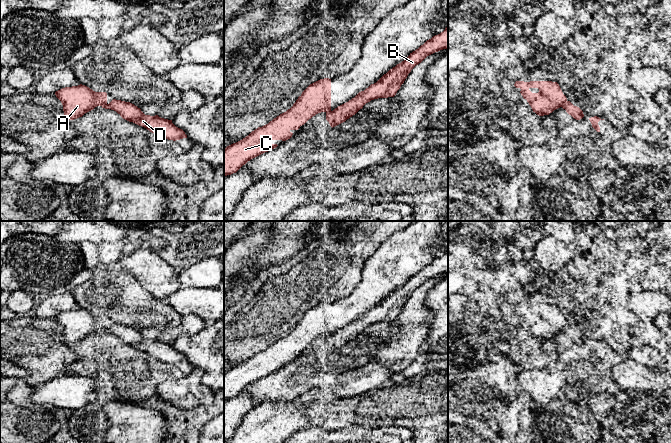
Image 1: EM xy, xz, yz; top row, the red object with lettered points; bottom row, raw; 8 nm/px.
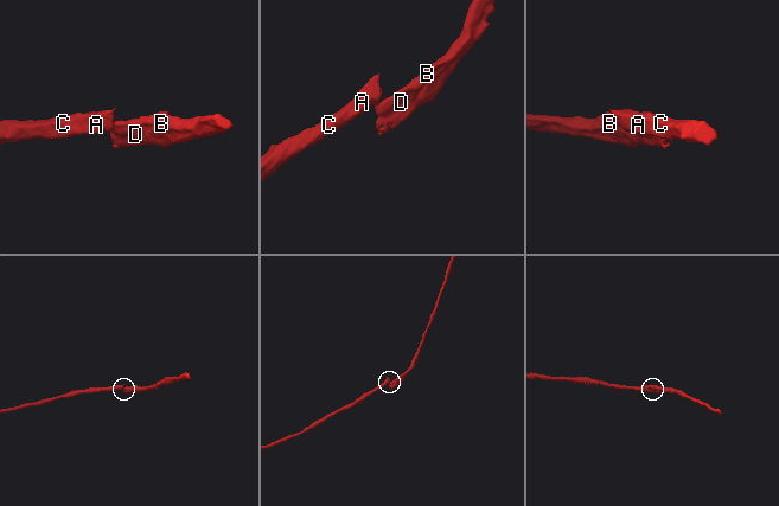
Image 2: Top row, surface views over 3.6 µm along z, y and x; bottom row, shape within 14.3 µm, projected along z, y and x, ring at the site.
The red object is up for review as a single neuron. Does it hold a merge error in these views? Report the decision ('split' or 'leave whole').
split

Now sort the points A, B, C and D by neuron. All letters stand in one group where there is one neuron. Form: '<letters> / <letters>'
A C / B D

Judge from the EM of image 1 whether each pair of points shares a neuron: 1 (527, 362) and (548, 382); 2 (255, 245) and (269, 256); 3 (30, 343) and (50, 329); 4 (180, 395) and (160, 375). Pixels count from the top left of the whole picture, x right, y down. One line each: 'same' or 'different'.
1: different
2: different
3: same
4: different

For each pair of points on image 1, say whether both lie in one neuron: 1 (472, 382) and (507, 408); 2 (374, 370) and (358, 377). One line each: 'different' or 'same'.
1: same
2: same

